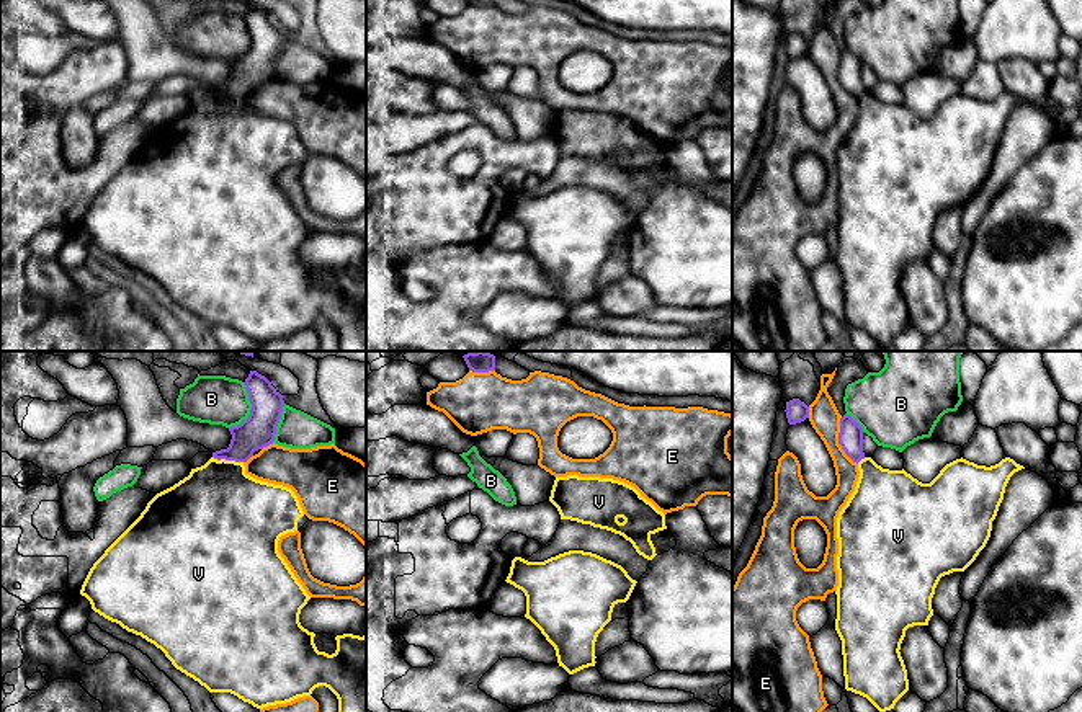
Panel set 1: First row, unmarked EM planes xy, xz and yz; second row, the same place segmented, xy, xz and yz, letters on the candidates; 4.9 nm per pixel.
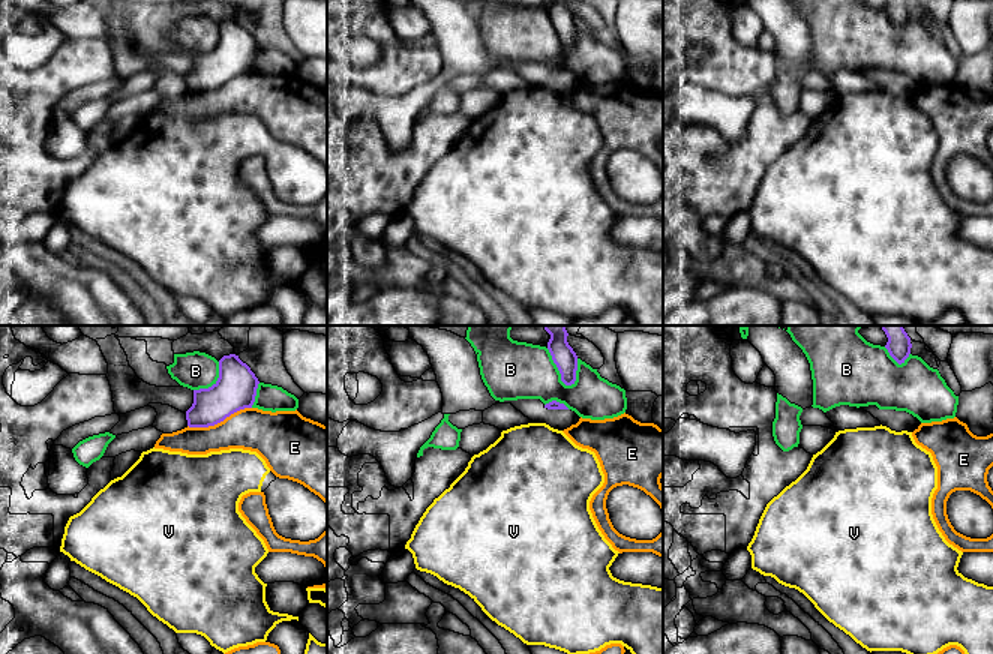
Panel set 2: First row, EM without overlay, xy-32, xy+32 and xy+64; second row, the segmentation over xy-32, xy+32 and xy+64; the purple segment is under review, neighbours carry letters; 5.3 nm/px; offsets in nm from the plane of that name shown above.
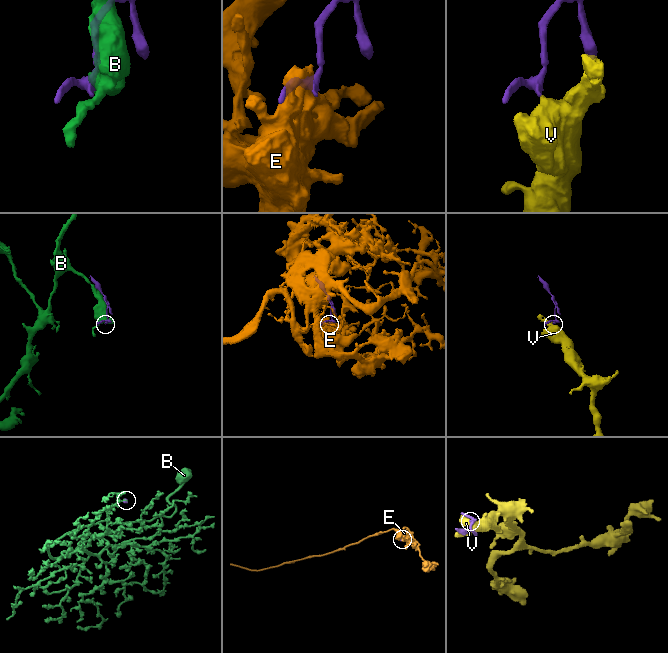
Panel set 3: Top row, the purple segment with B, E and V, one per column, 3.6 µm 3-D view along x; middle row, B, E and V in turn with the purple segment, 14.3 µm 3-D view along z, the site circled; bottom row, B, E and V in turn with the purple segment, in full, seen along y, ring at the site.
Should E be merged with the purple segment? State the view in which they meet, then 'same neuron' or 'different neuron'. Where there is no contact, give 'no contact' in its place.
yz | different neuron

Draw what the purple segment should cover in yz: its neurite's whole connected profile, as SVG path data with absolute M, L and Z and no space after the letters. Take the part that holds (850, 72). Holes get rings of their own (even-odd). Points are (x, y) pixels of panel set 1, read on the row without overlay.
M845 47L840 52L838 78L842 80L845 88L856 98L865 93L863 67L863 62L850 49Z

